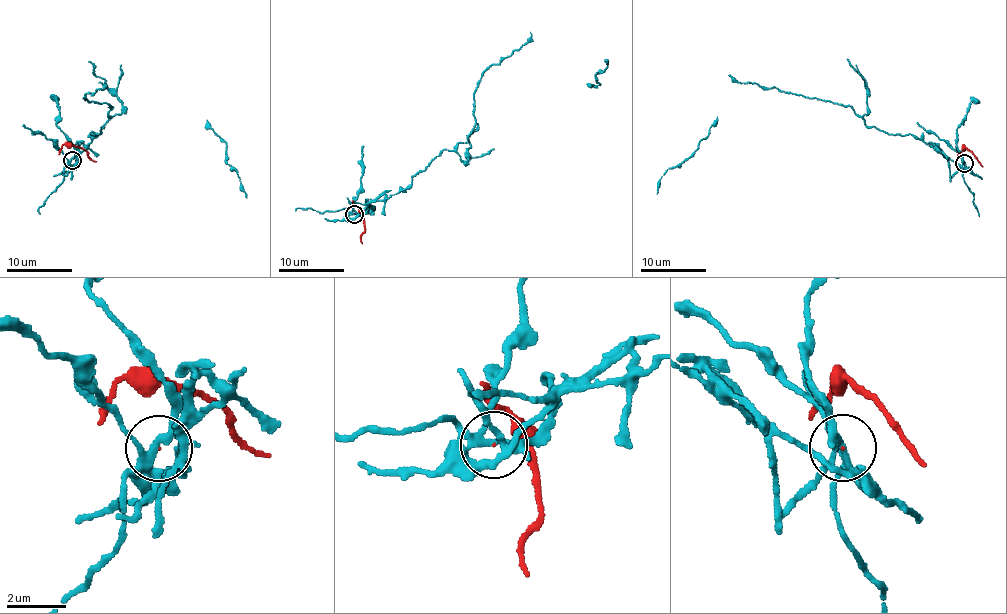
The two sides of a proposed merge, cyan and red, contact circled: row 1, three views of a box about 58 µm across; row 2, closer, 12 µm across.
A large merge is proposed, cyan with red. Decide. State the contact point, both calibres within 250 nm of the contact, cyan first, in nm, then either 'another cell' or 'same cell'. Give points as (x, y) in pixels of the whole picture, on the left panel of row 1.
place (72, 160); calibres 200 and 30 nm; another cell

